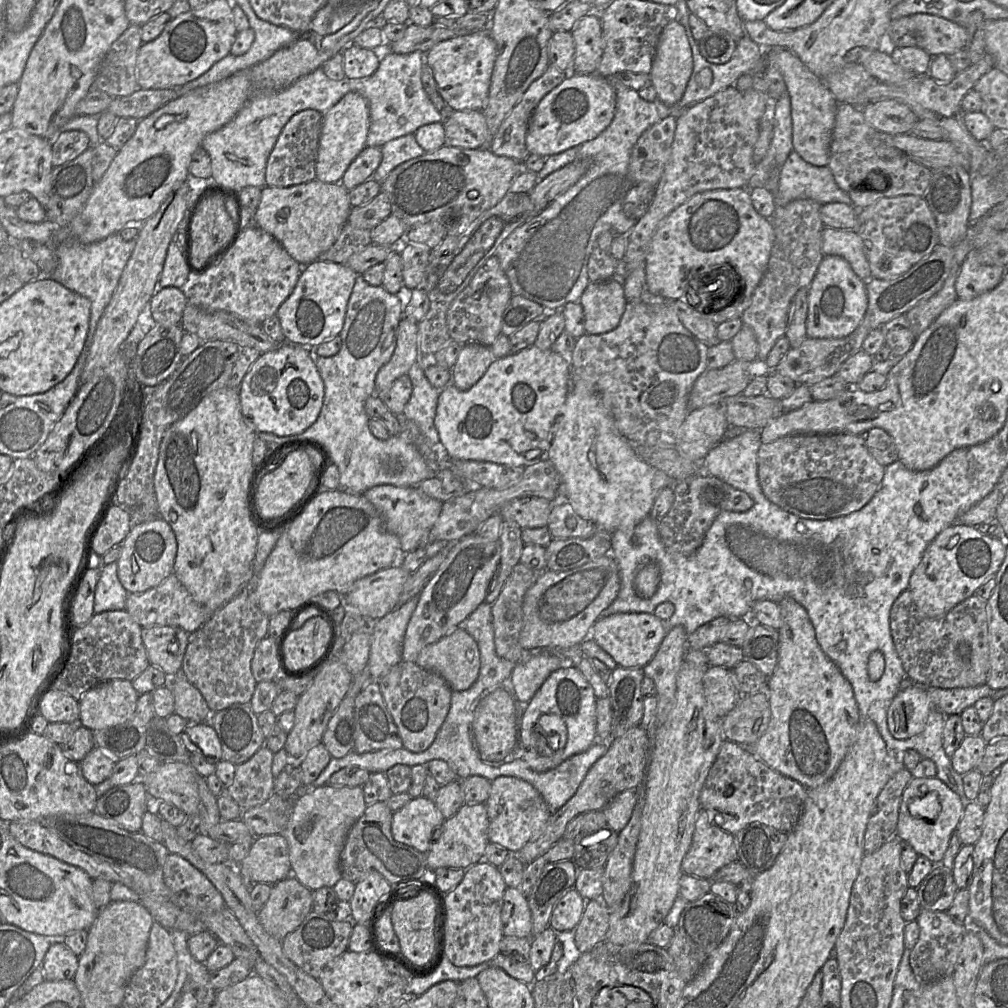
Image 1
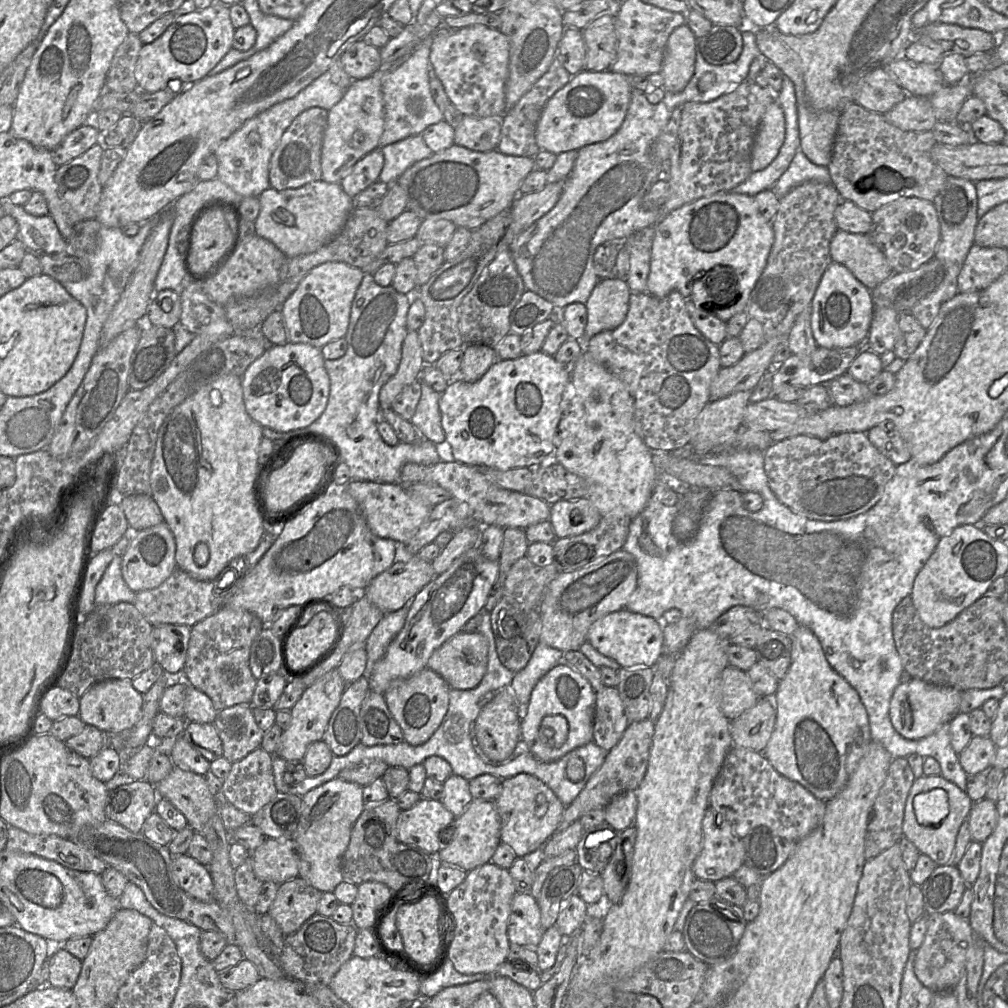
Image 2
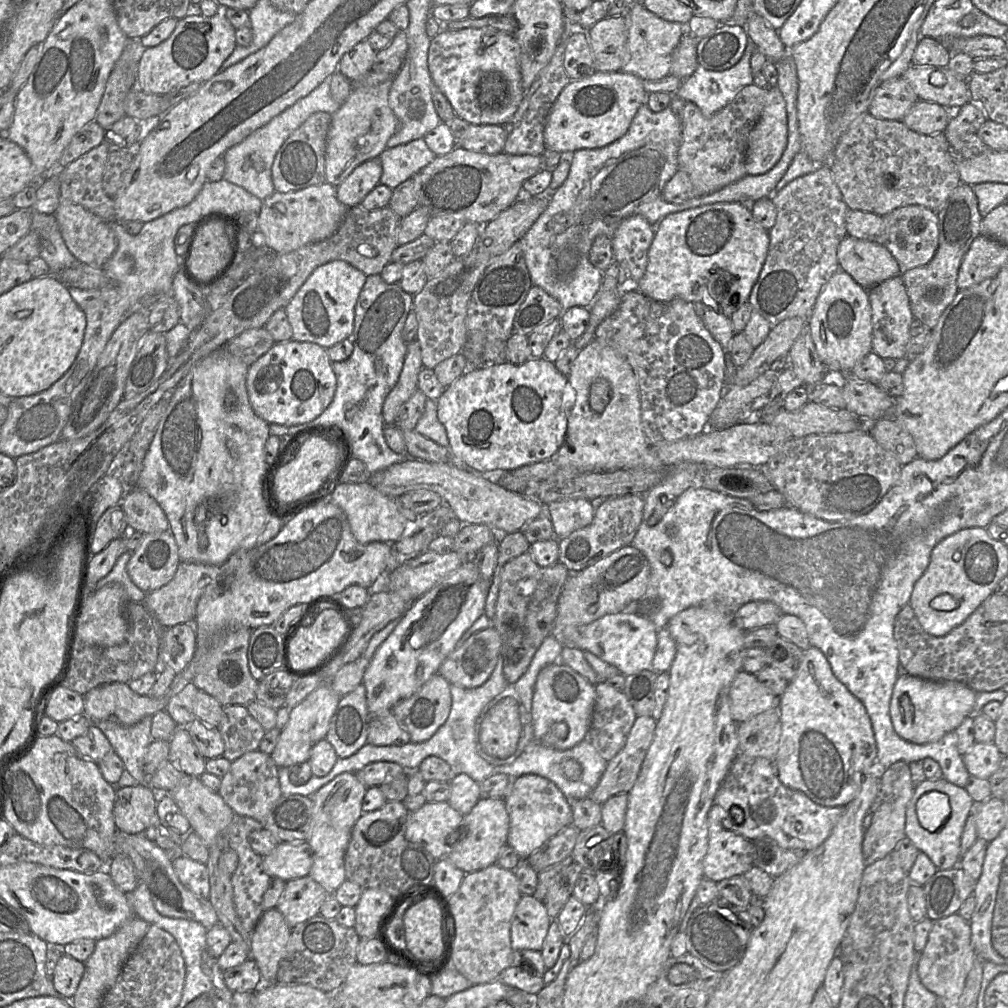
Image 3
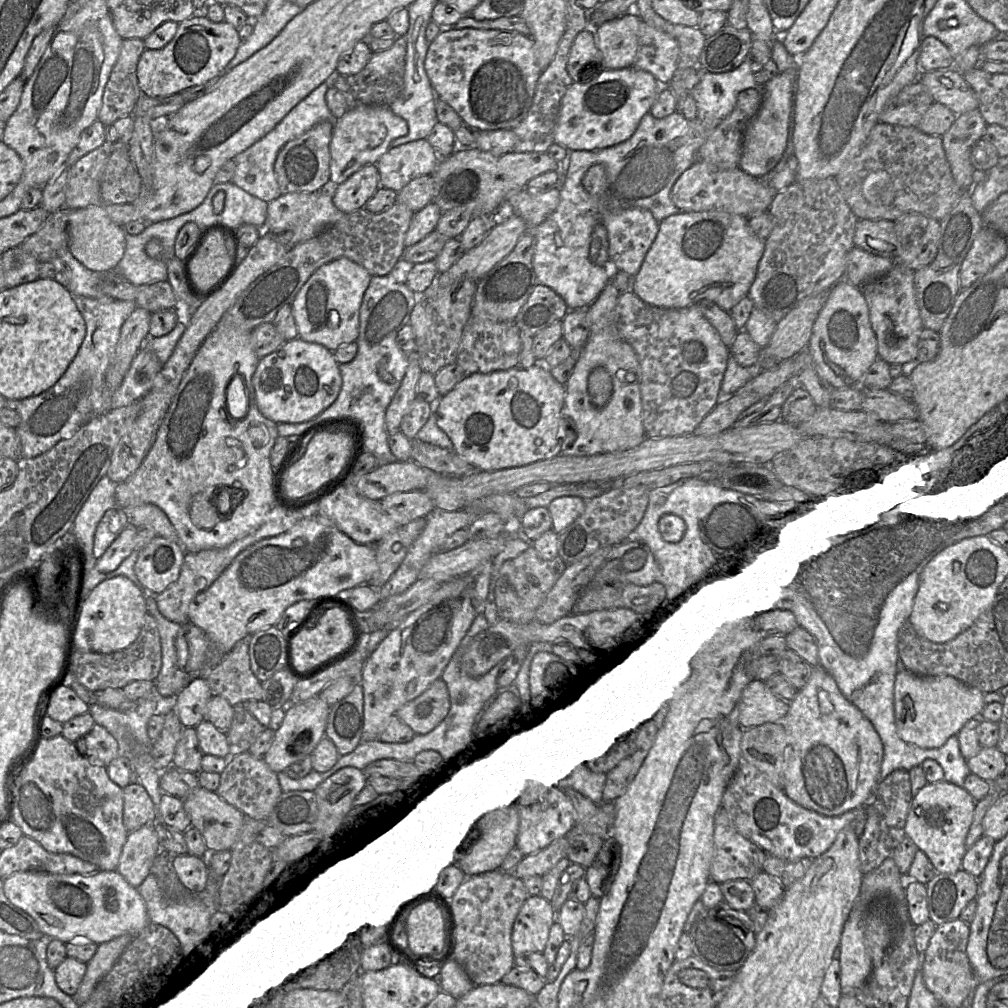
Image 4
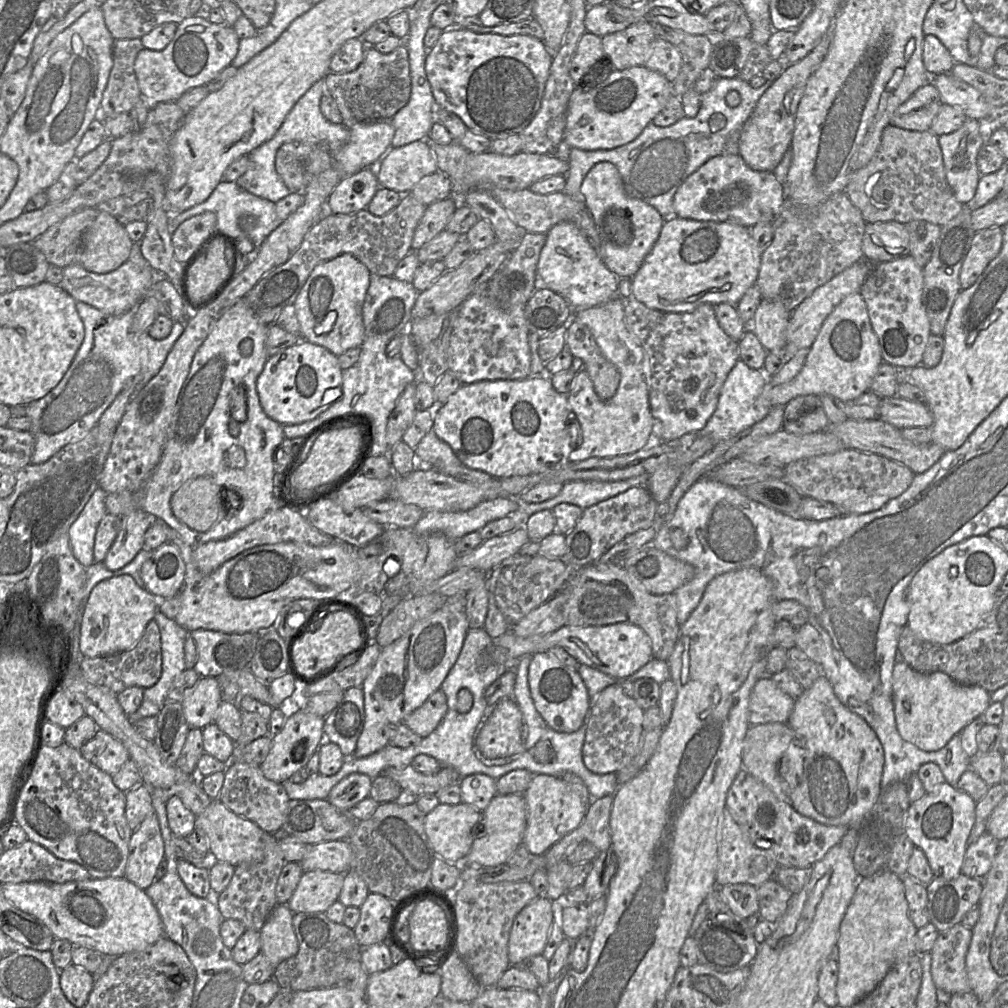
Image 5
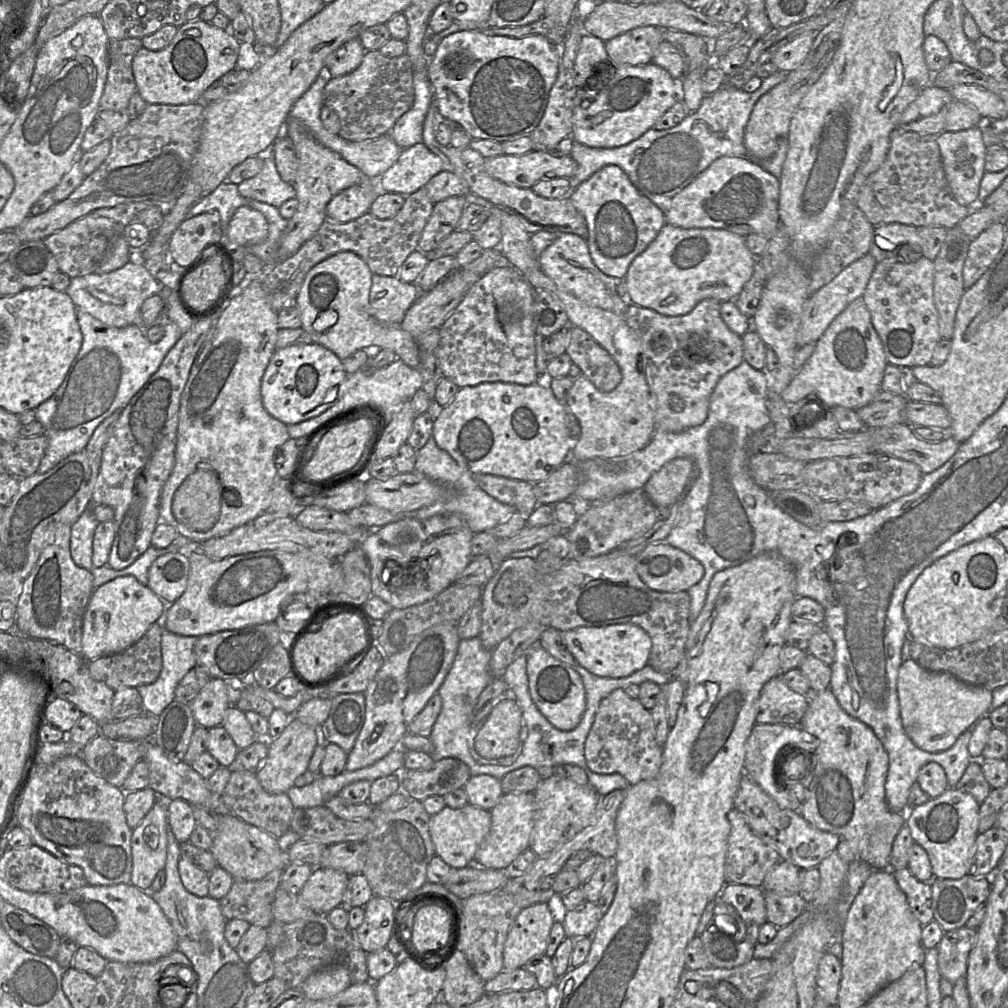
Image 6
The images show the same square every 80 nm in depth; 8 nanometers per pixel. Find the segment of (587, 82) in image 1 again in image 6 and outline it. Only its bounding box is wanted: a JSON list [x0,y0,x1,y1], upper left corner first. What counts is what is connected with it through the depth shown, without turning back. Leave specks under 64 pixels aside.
[572,63,681,148]

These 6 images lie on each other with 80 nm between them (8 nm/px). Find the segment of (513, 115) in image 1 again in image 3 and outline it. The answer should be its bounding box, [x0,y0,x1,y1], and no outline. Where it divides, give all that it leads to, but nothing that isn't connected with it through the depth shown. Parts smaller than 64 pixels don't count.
[504,7,578,155]

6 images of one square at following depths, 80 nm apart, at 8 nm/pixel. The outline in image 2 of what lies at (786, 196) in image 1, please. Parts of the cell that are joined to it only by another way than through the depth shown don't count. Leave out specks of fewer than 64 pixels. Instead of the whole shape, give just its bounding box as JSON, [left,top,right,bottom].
[770,150,832,199]

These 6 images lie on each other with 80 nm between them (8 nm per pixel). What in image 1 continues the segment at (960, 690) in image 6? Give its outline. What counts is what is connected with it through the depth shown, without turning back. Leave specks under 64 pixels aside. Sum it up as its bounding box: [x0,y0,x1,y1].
[887,685,935,740]

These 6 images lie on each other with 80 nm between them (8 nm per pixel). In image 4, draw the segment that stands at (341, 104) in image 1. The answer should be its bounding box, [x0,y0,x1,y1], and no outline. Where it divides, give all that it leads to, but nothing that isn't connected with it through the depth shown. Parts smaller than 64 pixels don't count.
[330,105,408,187]

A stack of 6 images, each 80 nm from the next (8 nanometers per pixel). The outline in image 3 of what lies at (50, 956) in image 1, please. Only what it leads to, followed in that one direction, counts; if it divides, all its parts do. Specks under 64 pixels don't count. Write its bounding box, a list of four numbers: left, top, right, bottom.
[51,954,84,999]

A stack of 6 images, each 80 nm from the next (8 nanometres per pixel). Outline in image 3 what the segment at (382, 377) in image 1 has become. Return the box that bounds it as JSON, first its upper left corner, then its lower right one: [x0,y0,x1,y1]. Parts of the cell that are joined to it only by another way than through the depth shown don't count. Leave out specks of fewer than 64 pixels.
[382,340,423,425]

